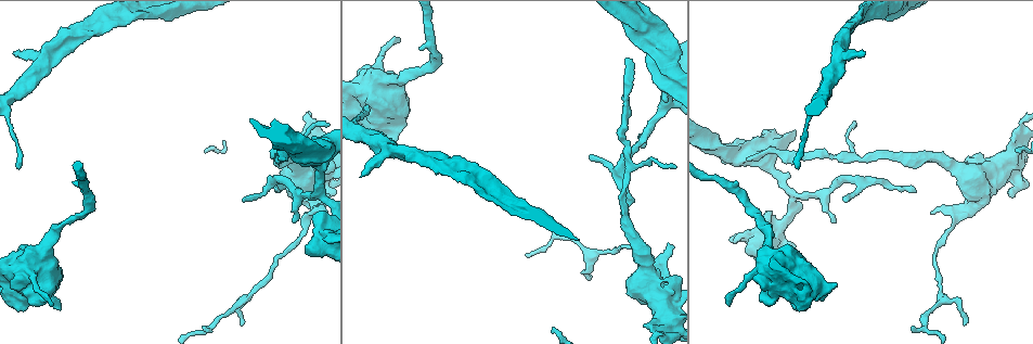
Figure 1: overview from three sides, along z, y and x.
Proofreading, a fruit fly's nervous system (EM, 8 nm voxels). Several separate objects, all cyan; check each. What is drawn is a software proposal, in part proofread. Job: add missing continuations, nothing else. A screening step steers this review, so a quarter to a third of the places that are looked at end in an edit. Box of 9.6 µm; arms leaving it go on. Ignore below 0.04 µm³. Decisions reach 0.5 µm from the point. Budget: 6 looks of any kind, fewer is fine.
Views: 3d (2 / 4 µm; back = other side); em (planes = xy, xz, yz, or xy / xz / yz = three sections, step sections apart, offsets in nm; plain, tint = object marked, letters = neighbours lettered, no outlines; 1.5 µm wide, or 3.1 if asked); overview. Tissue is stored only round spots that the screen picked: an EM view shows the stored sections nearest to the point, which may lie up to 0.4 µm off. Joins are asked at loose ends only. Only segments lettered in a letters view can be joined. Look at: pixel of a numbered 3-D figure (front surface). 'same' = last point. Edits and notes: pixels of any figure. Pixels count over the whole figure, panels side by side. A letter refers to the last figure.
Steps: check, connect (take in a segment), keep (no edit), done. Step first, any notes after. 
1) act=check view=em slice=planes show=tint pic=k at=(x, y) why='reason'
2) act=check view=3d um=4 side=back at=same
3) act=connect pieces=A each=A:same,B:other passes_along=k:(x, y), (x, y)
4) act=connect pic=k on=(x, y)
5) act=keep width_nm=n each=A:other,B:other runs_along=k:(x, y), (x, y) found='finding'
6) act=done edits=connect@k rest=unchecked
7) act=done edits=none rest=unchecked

act=check view=3d um=4 pic=1 at=(862, 51) why='free end'

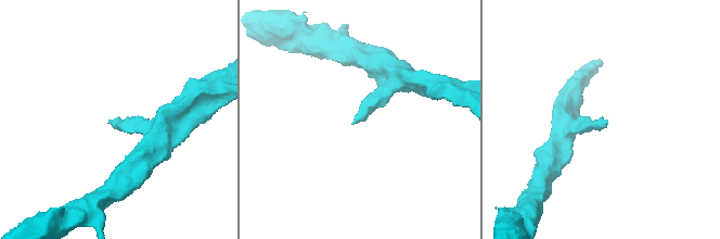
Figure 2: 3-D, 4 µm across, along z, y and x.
act=check view=em slice=planes show=letters pic=2 at=(606, 120)

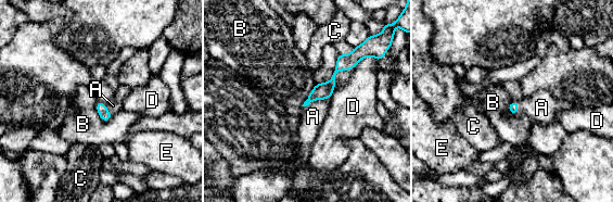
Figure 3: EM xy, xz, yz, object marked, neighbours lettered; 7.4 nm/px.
act=connect pieces=A each=A:same,B:other,C:other,D:other,E:other passes_along=3:(321, 91), (316, 99), (313, 116) found='it goes on there'

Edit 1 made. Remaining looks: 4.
act=check view=em slice=yz step=8 show=tint pic=1 at=(587, 277) why='free end'

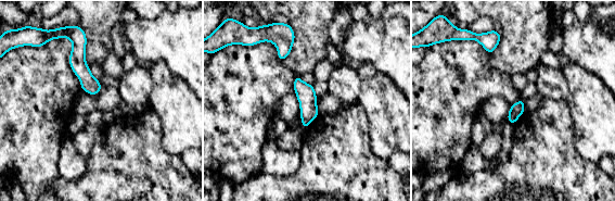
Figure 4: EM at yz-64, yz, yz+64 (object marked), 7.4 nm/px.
act=check view=em slice=yz step=8 show=letters at=same

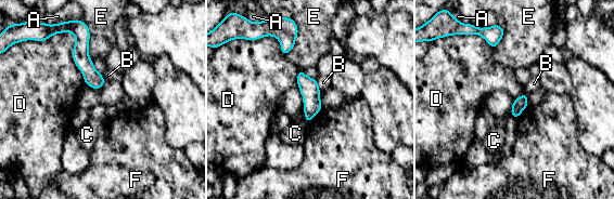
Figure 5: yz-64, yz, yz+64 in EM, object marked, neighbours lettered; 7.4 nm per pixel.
act=keep width_nm=100 each=A:other,B:other,C:other,D:other,E:other,F:other found='none of them fits'

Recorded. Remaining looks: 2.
act=done edits=connect@3 rest=unchecked

